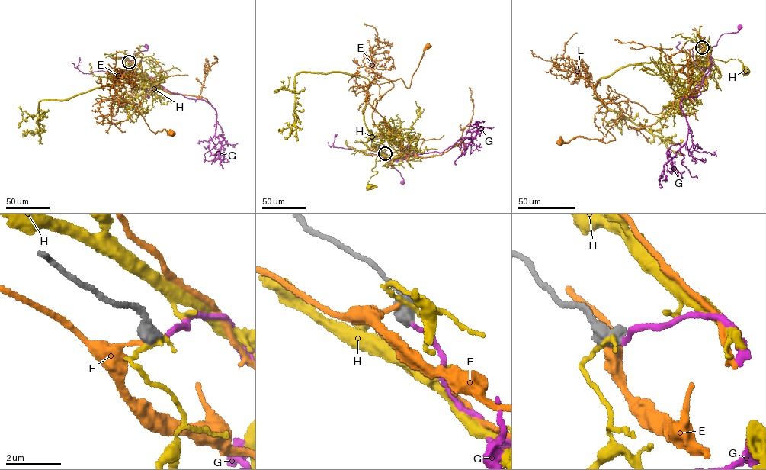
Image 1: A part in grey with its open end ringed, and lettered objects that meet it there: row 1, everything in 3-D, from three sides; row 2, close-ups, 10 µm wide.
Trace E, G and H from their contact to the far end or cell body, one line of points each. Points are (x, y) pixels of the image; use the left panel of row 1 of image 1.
E: (129, 62), (153, 88), (124, 101), (116, 112), (120, 104), (137, 104), (151, 130), (171, 133)
G: (129, 61), (133, 62), (134, 72), (144, 75), (136, 63), (130, 61), (136, 53), (146, 50), (146, 46)
H: (129, 61), (130, 72), (120, 69), (116, 72), (121, 72), (112, 71), (113, 78)

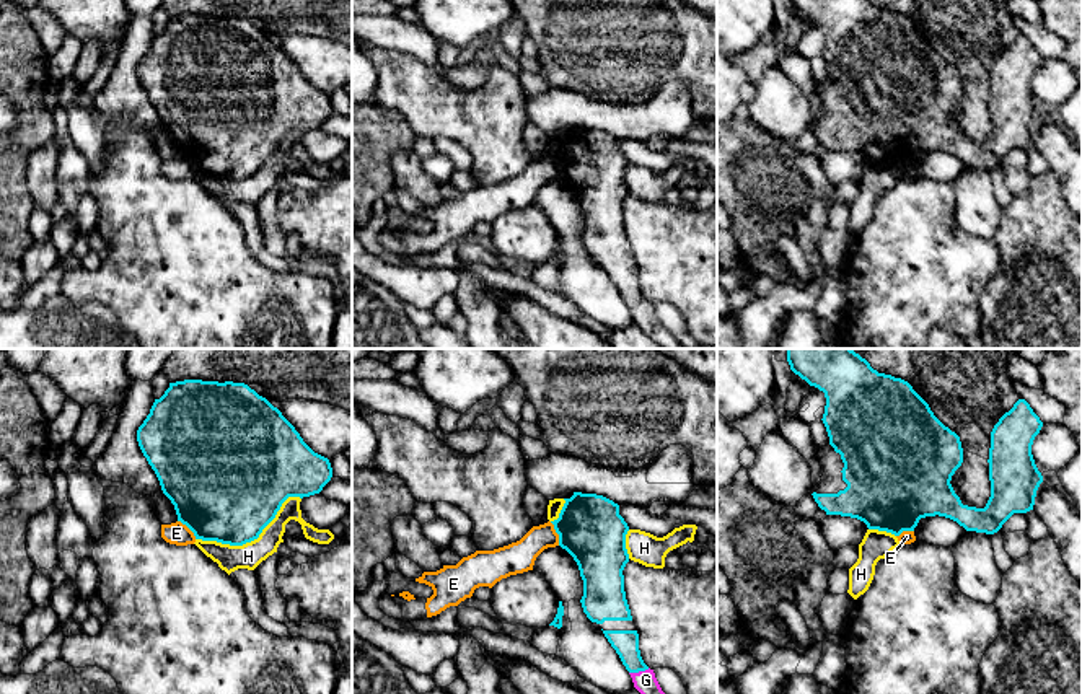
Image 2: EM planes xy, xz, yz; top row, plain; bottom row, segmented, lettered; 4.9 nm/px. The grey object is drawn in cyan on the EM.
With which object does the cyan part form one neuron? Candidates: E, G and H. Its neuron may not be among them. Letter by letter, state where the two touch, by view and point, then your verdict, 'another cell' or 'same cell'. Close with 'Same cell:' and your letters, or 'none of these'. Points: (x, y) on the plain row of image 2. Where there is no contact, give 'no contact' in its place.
E: xz (556, 166) | another cell
G: xz (639, 305) | same cell
H: xy (251, 175) | another cell
Same cell: G

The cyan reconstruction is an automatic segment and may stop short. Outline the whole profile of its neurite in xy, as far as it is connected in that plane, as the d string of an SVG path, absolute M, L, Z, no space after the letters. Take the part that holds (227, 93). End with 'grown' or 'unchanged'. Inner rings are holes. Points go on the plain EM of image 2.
M184 15L169 18L137 65L139 81L155 106L178 156L202 176L243 181L259 173L288 132L319 129L332 112L328 93L314 88L295 62L266 33L244 18Z; unchanged

